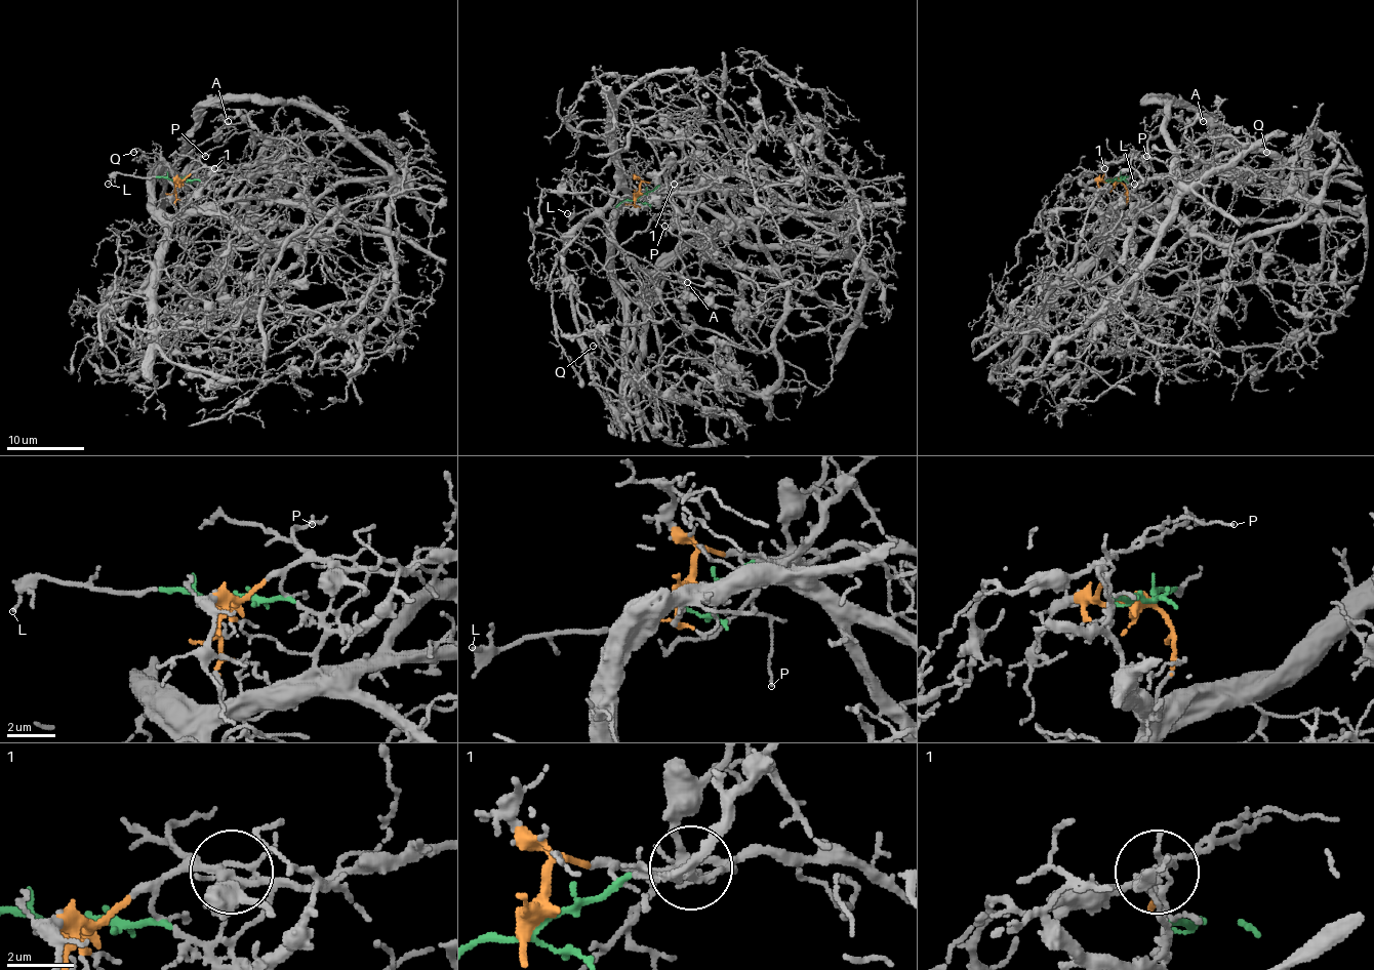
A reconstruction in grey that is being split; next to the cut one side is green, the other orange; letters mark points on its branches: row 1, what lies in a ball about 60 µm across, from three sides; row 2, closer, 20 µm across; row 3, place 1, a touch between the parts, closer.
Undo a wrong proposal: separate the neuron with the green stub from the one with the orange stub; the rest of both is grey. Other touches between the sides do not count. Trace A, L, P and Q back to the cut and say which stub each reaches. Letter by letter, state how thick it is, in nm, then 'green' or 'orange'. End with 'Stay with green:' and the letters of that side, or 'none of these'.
A: 120 nm | orange
L: 110 nm | green
P: 100 nm | orange
Q: 120 nm | orange
Stay with green: L

